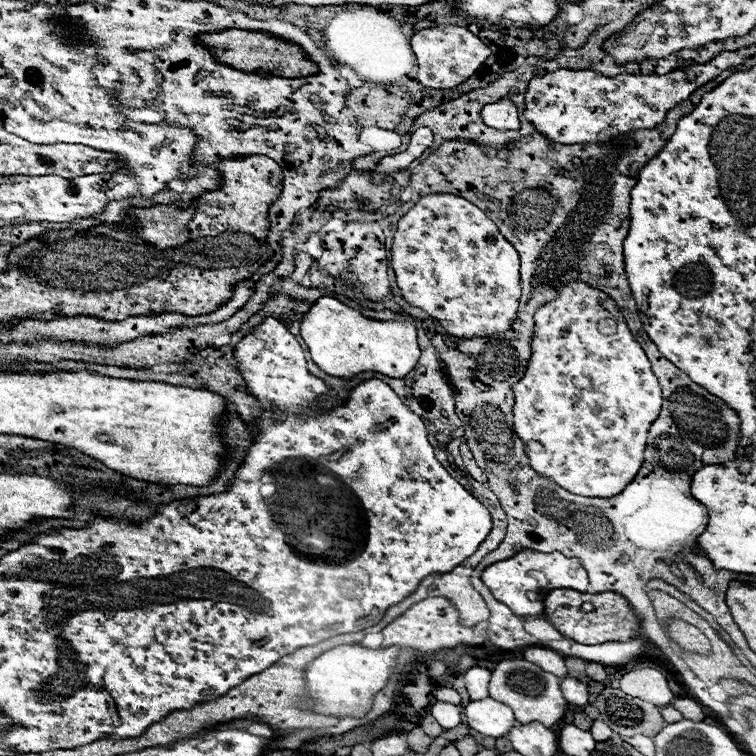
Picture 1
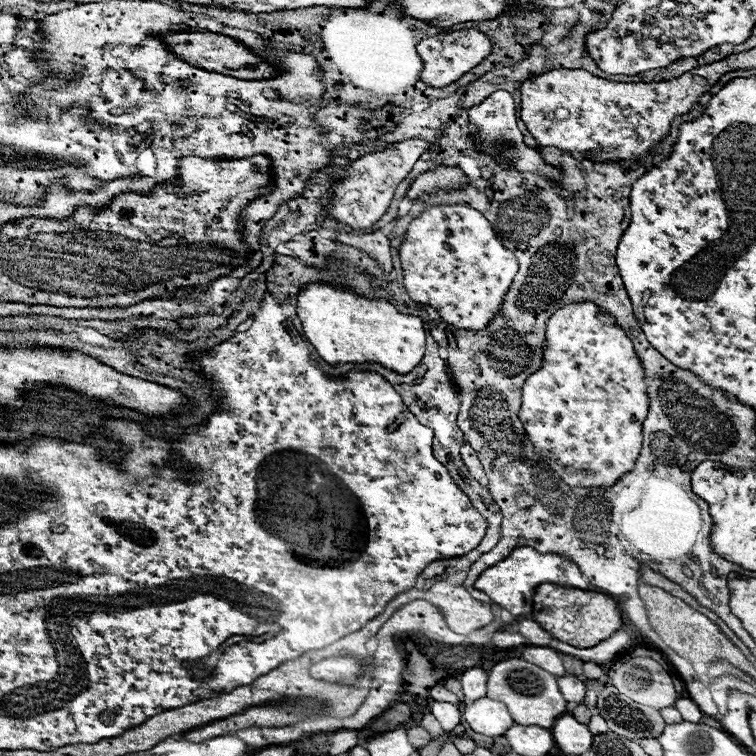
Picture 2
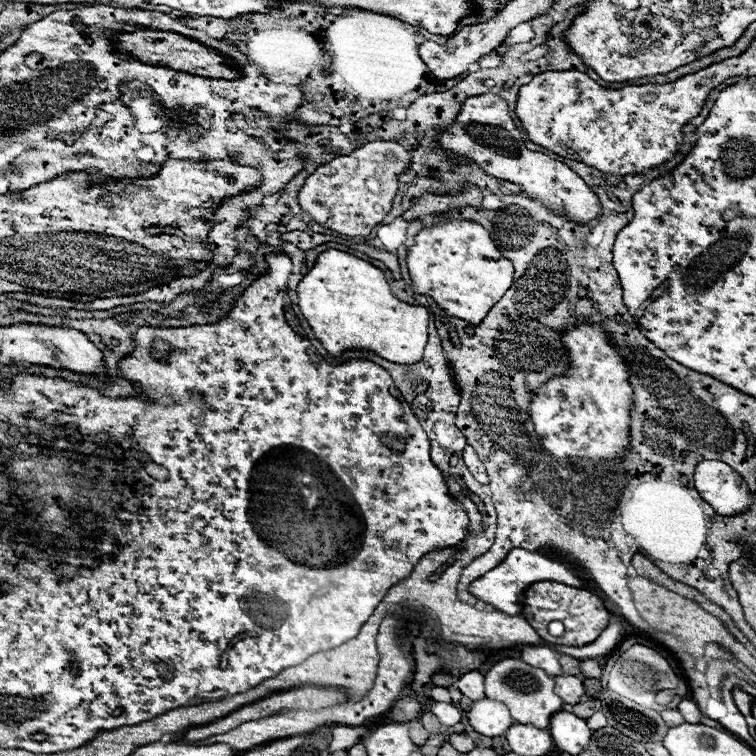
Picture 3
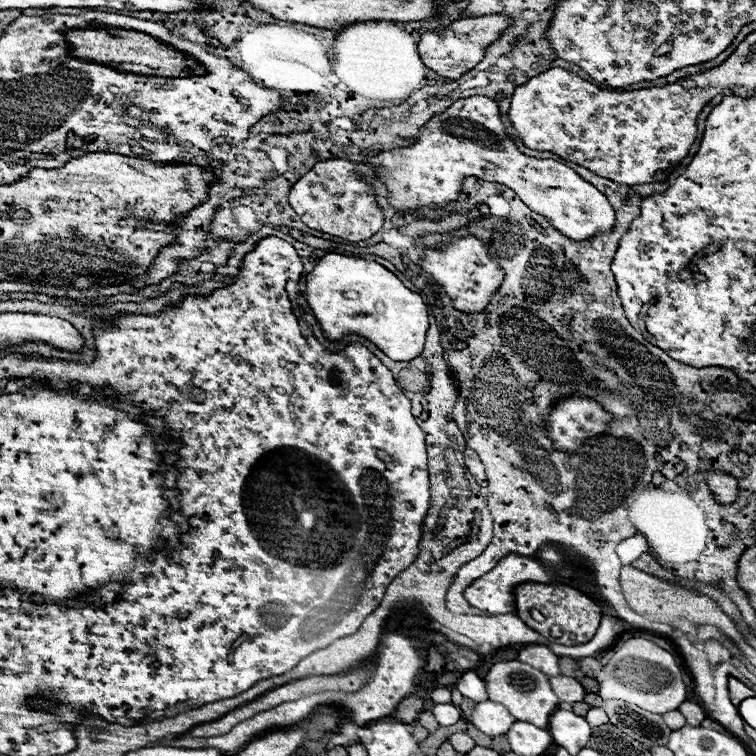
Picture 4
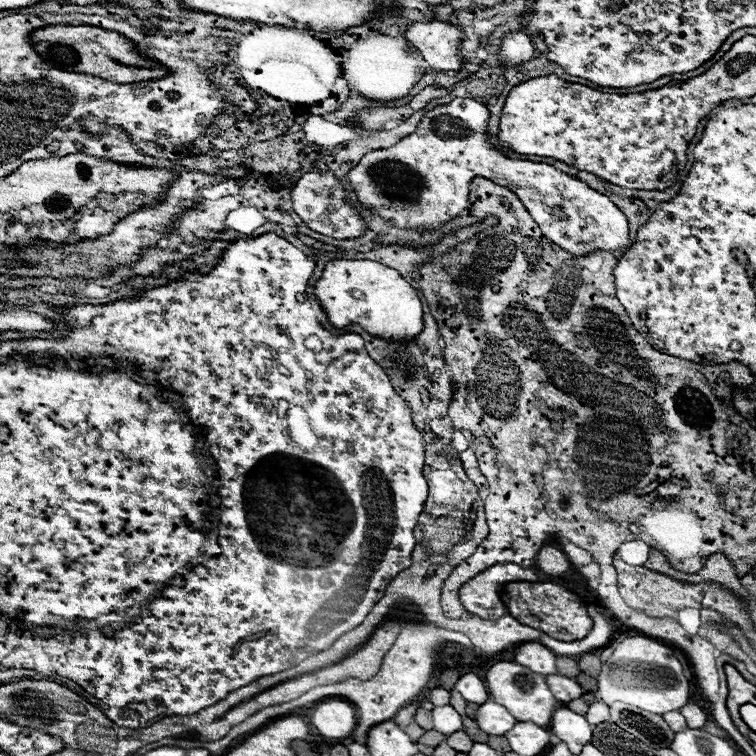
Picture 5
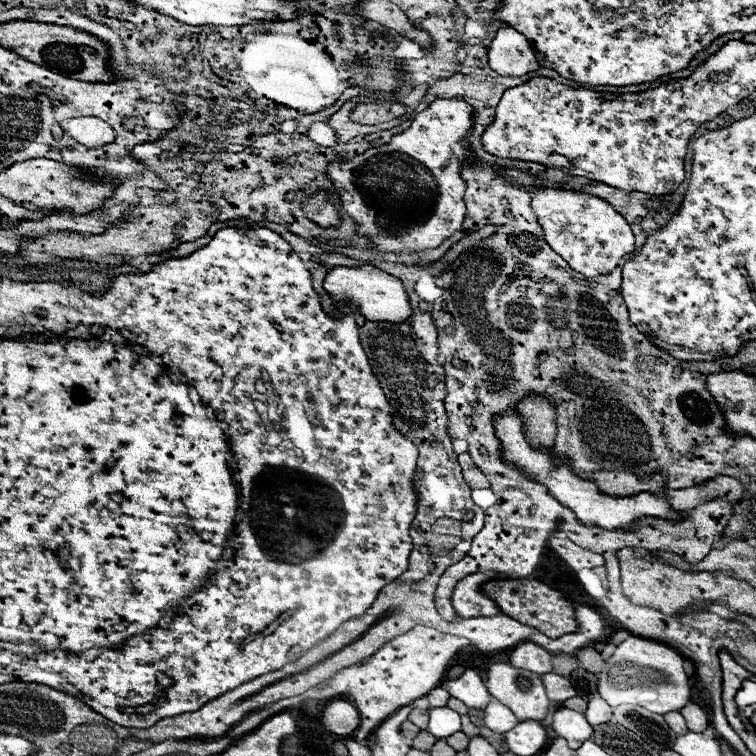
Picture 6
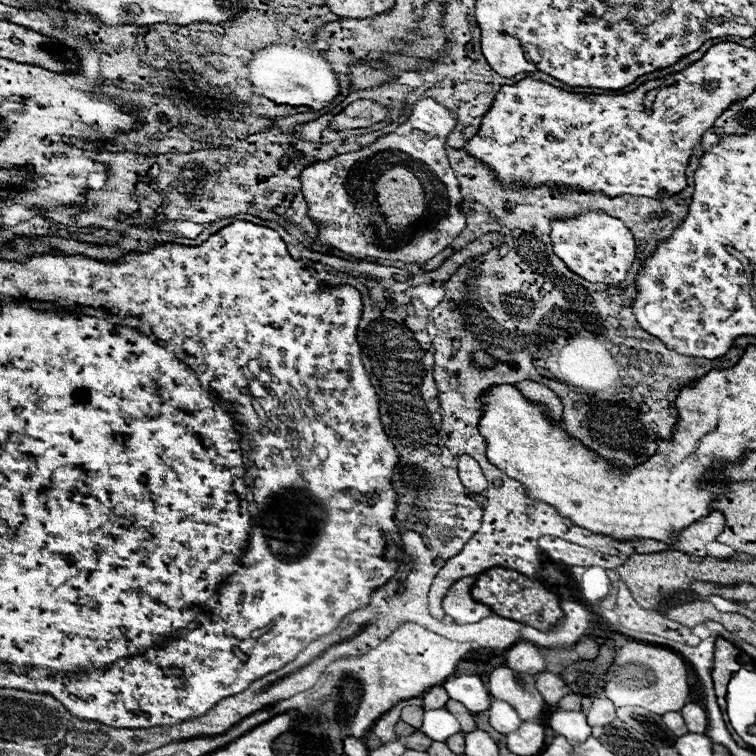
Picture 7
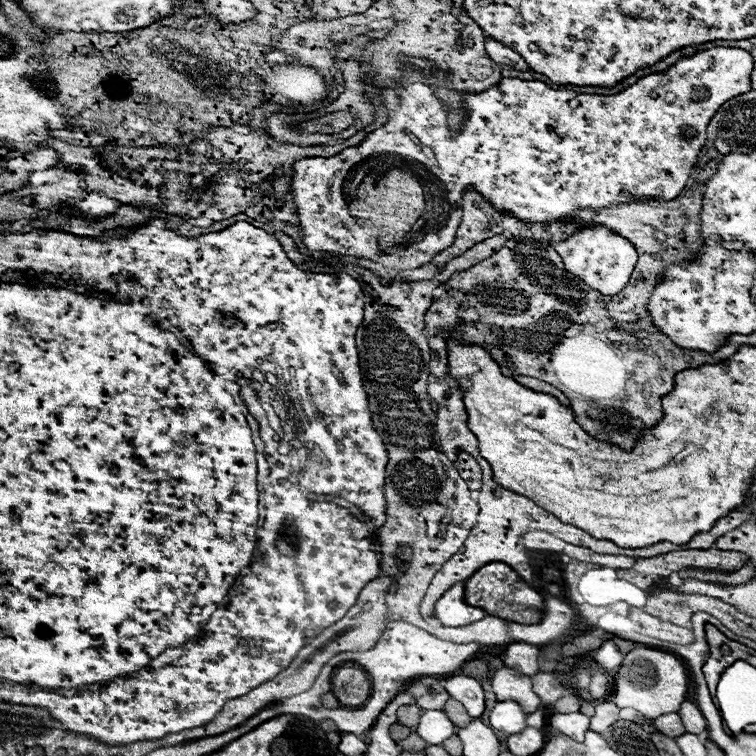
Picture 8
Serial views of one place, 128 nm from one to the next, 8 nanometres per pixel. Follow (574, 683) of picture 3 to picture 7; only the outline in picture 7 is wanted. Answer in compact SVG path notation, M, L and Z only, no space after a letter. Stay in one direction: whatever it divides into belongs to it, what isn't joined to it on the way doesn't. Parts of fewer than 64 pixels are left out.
M540 672L536 674L536 688L542 694L546 704L558 704L560 698L564 698L566 694L570 694L570 688L564 684L564 680L556 674L550 672Z

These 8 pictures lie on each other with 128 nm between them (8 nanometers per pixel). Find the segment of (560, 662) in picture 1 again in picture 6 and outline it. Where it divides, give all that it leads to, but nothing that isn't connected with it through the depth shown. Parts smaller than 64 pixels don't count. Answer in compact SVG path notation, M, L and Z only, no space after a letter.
M526 642L526 644L518 644L512 650L510 664L514 668L524 668L524 670L530 670L534 674L548 674L548 672L552 672L550 658L552 658L552 654L548 650L544 650L538 644Z

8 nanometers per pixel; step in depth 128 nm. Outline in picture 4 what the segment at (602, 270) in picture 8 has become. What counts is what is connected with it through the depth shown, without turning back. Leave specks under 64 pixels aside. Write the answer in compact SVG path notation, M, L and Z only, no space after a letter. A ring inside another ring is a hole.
M470 96L470 98L456 100L450 108L446 108L440 114L434 114L432 120L428 120L420 128L418 142L406 148L380 152L370 158L368 166L376 172L376 178L386 186L388 202L400 212L416 212L418 208L436 208L436 210L446 208L458 200L462 192L462 180L466 176L478 176L486 182L498 182L514 190L530 210L544 216L560 234L564 234L574 242L590 240L592 236L610 232L614 230L614 224L616 224L616 212L610 206L608 198L602 192L598 192L592 184L582 180L572 168L556 160L540 160L540 158L530 158L520 154L518 146L512 140L512 132L508 132L508 128L500 120L498 104L486 96ZM470 122L472 126L476 126L478 132L470 132Z

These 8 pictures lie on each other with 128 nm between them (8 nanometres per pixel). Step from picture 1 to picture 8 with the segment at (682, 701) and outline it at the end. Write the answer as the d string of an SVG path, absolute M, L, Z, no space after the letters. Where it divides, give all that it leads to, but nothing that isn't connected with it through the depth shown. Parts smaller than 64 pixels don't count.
M682 702L678 714L682 716L682 722L684 722L684 728L686 732L690 734L702 734L706 730L706 720L702 716L702 712L698 710L696 704L692 702Z

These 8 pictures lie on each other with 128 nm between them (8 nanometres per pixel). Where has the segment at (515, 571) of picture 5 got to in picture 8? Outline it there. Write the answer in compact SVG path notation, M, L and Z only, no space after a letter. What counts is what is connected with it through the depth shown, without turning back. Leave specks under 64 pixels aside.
M464 582L454 584L436 604L434 604L434 618L440 620L442 626L466 626L478 622L486 616L482 608L468 606L464 602Z

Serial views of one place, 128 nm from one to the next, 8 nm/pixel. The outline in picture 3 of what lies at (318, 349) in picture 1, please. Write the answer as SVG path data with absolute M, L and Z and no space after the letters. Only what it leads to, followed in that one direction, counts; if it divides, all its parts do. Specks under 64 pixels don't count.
M340 250L322 252L314 268L298 284L298 306L306 316L308 324L312 326L316 338L324 344L324 348L332 356L338 356L348 348L360 348L372 350L378 356L396 364L414 364L422 360L422 352L428 340L428 318L430 318L426 308L398 300L392 294L386 274L362 258L356 258Z

